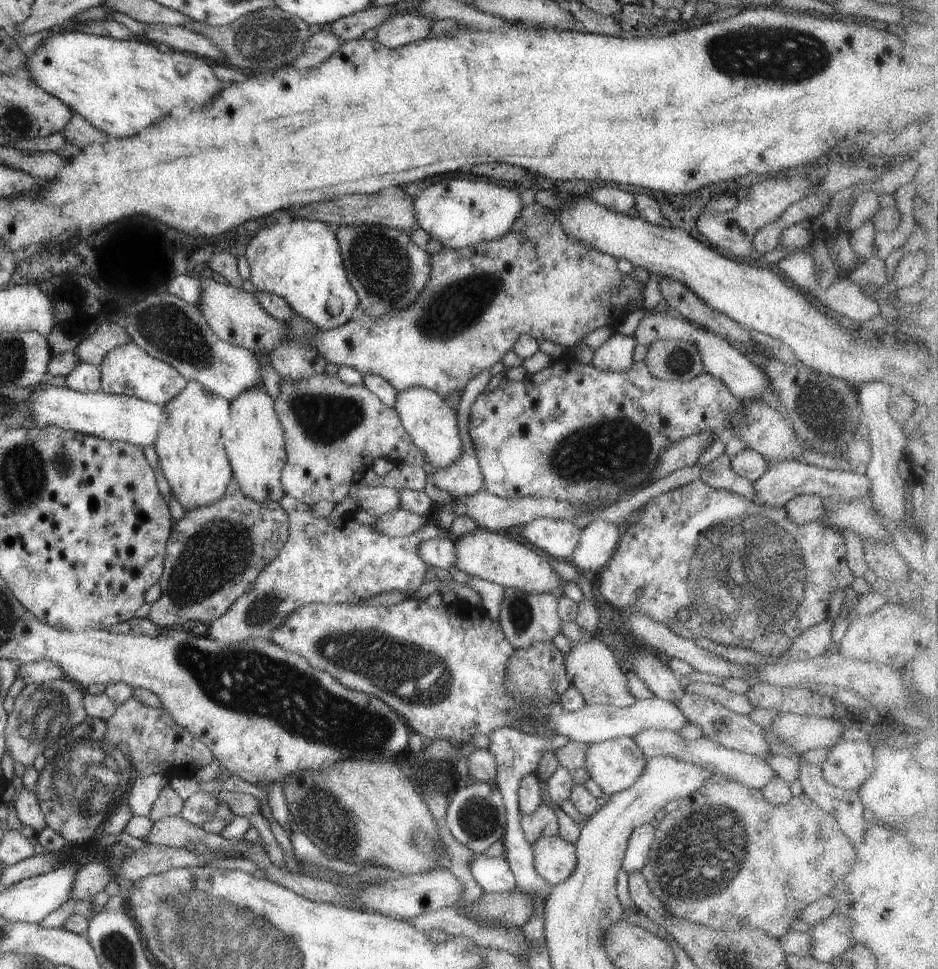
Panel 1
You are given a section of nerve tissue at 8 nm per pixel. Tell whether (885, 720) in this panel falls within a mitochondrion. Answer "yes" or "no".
no

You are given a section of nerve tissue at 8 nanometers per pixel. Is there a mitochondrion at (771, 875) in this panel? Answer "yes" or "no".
yes

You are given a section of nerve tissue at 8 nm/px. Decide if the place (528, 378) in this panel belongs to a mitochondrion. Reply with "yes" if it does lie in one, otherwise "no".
no

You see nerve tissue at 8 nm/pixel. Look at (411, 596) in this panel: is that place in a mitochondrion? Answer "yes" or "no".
no

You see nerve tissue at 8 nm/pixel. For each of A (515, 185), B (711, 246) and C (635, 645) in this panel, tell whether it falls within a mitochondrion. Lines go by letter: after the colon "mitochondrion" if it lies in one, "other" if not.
A: other
B: other
C: other

